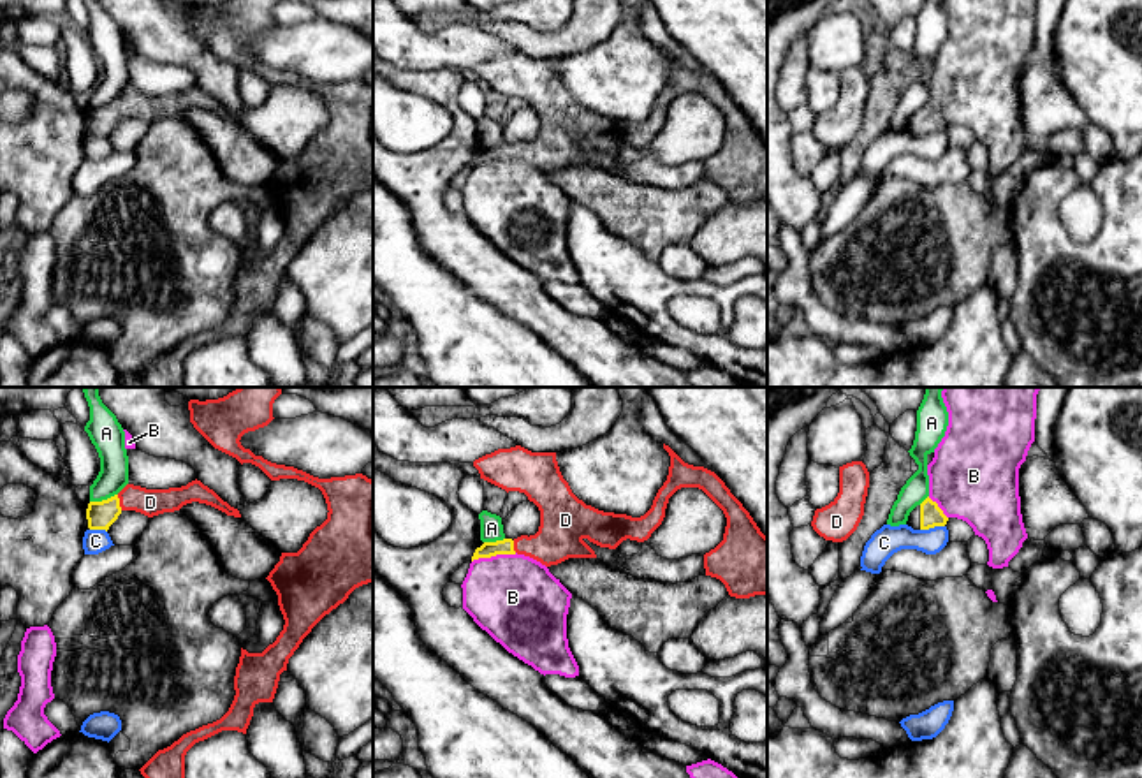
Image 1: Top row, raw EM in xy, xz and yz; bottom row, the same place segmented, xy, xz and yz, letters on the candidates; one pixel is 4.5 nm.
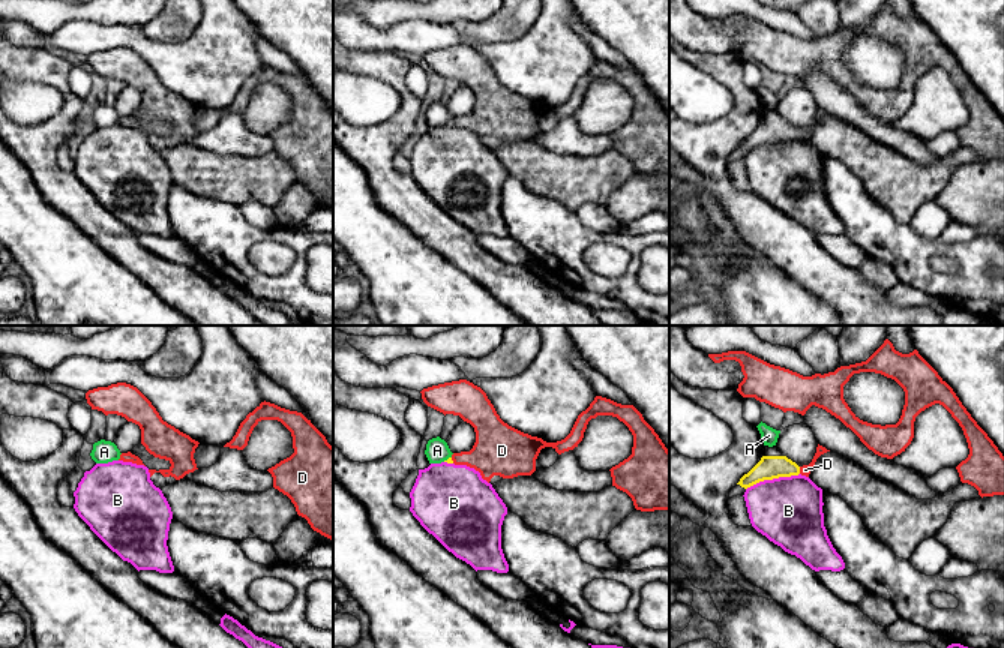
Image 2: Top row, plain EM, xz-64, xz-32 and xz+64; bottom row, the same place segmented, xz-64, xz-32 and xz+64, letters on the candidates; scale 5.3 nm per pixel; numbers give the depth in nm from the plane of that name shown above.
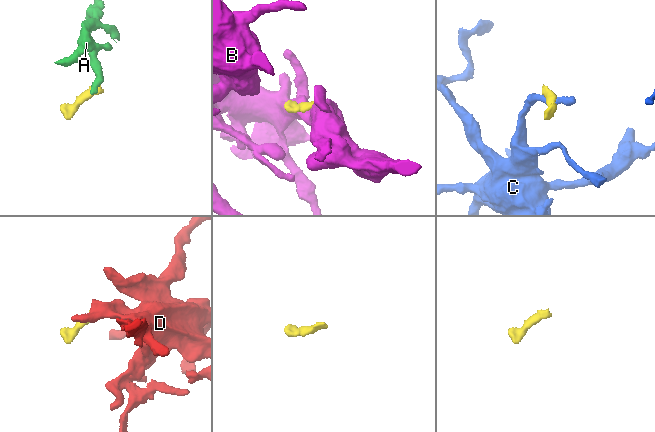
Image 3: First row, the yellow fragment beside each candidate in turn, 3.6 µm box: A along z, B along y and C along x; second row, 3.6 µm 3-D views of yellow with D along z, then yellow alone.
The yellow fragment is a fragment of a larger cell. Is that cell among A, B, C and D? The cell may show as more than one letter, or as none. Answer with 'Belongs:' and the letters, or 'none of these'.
Belongs: D

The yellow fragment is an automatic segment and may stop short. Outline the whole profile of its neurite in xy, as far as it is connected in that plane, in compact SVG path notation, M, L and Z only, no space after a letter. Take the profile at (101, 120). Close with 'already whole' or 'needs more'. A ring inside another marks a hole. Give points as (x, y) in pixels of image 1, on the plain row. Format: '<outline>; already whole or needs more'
M195 84L187 92L169 95L146 95L127 90L118 100L102 107L88 109L88 134L107 137L123 116L135 116L153 123L164 118L179 116L183 111L192 107L206 109L227 121L241 123L238 114L231 113L213 95Z; needs more

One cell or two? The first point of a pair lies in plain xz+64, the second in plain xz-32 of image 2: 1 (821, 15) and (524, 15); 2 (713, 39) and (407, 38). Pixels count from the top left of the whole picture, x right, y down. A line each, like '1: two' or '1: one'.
1: two
2: one

